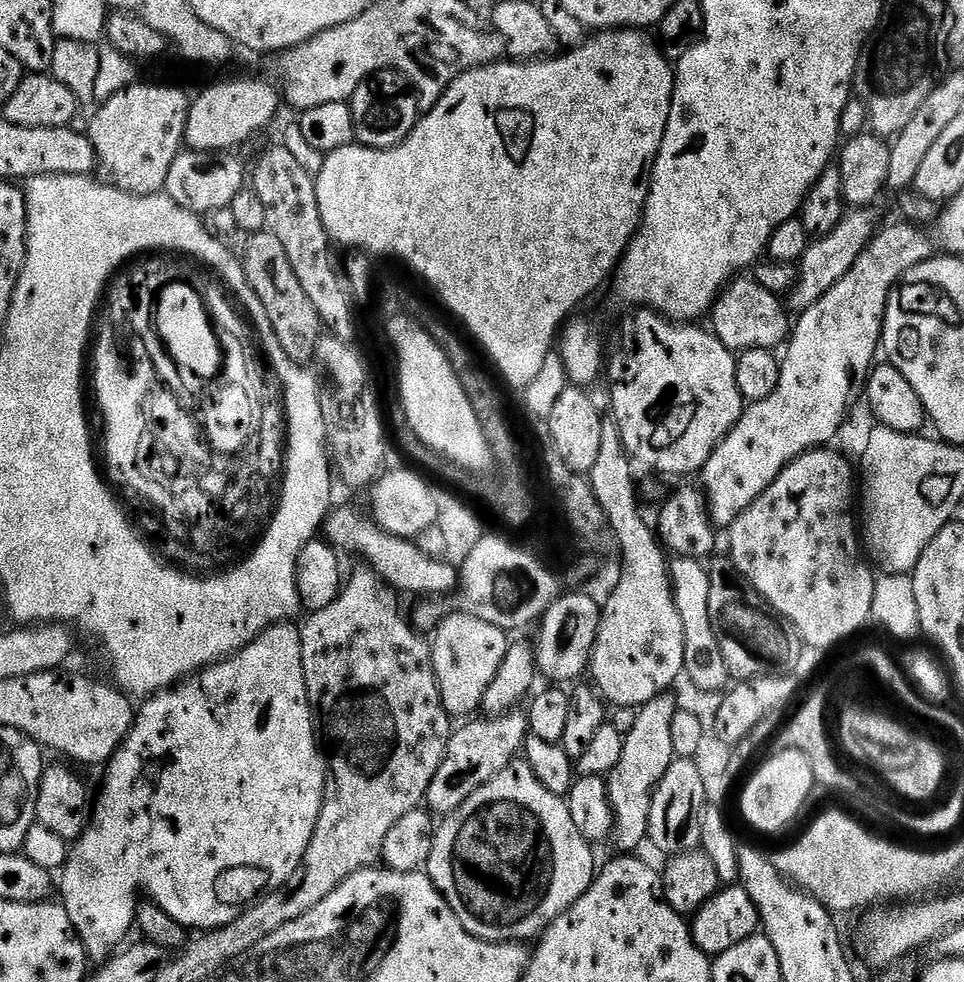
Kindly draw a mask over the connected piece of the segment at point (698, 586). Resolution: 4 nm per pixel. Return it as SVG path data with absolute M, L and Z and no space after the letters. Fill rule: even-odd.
M676 558L669 563L668 576L672 579L674 606L682 617L684 639L683 675L690 678L701 690L723 693L729 687L730 677L722 646L718 642L718 629L710 622L710 571L699 560Z

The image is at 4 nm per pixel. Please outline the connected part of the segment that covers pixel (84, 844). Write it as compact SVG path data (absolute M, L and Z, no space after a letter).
M292 622L273 624L241 652L236 652L218 664L203 668L201 672L181 680L171 688L165 688L163 692L157 692L155 696L147 697L141 703L144 705L139 705L136 720L127 739L106 765L108 773L104 776L100 797L97 800L95 797L88 828L75 841L68 863L64 865L58 880L58 896L59 892L61 896L59 899L66 914L70 914L70 922L93 961L107 961L125 943L123 940L127 938L128 931L133 931L136 923L136 895L139 892L145 892L148 895L145 897L151 903L166 910L166 914L170 914L170 918L174 918L174 922L178 922L181 929L211 930L234 922L234 918L252 907L261 896L269 896L279 890L300 869L306 846L310 846L310 838L314 838L314 826L322 810L326 765L312 719L312 707L308 701L306 674L302 670L300 628L294 625Z

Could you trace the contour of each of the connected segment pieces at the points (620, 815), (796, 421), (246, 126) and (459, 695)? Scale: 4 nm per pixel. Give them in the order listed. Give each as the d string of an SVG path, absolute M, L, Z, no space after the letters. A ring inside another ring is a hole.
M675 695L656 696L637 711L634 730L630 730L624 738L622 758L618 758L618 766L608 773L606 783L608 797L612 803L614 817L614 841L625 853L635 853L642 841L648 839L648 823L650 822L650 806L652 793L656 791L658 782L670 770L674 759L674 741L670 739L670 726L677 712Z
M912 222L881 227L871 242L862 250L858 262L850 266L846 278L837 282L831 290L826 290L810 310L799 313L797 322L790 332L790 339L782 352L778 386L770 398L762 402L748 404L740 421L726 434L726 438L712 451L712 456L704 463L702 491L708 498L708 509L717 529L727 530L733 522L782 474L782 470L794 462L803 452L813 448L831 445L832 439L840 432L840 427L848 420L856 399L861 399L868 382L868 373L874 367L878 349L882 344L882 329L886 306L893 288L914 266L931 260L934 255L932 240L923 232L923 227Z
M224 80L221 84L212 84L200 97L193 99L188 106L185 145L193 152L227 152L236 150L239 144L244 144L259 128L264 128L276 116L276 111L282 108L282 92L275 83L268 80Z
M453 612L440 621L440 626L431 641L432 661L434 674L438 678L438 690L442 694L442 706L446 706L449 716L459 718L459 716L468 716L471 712L481 711L486 690L490 690L490 682L494 682L494 674L498 674L506 658L509 643L509 633L504 629L490 626L490 622L482 622L482 618L474 618L465 612Z

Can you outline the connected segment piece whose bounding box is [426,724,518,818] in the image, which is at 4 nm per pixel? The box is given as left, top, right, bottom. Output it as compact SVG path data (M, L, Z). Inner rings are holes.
M478 725L469 728L457 727L448 743L448 755L444 757L442 766L438 766L438 774L434 774L434 782L430 782L430 790L426 804L437 817L450 816L474 790L486 786L494 774L498 774L517 755L518 744L512 740L504 740L495 744L488 732L483 732ZM469 743L469 744L468 744ZM516 752L516 753L515 753Z

